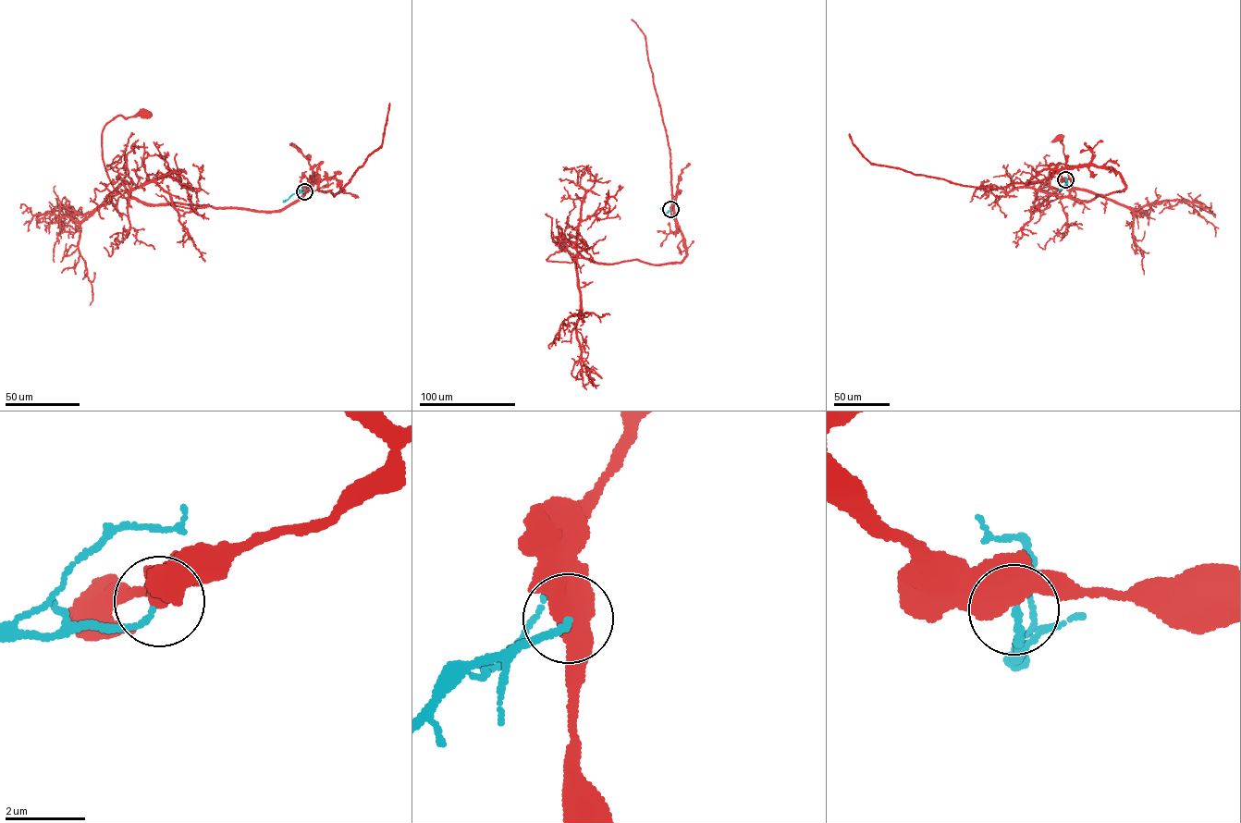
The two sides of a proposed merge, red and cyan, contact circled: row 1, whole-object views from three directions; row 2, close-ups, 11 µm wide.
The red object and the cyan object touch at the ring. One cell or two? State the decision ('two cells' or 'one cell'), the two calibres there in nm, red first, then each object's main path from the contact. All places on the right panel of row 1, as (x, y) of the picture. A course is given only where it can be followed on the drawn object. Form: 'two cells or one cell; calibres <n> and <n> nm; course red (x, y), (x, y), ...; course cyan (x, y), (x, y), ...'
two cells; calibres 550 and 160 nm; course red (1065, 179), (1058, 172), (1104, 166), (1118, 171), (1125, 187), (1086, 201), (1071, 197), (1075, 192), (1058, 137); course cyan (1065, 179), (1066, 183), (1058, 190)

